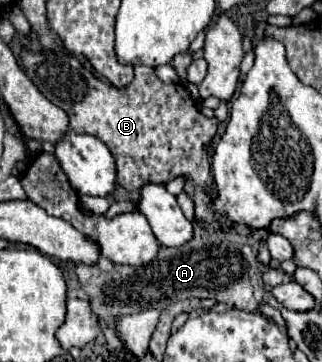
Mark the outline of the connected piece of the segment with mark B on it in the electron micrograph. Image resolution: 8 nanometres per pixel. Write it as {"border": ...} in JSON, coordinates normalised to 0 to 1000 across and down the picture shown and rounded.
{"border":[[[78,141],[71,185],[109,240],[214,318],[220,362],[289,373],[339,406],[357,434],[363,506],[376,517],[425,528],[450,506],[512,511],[550,489],[575,489],[568,533],[606,561],[606,605],[624,616],[668,605],[649,395],[680,362],[680,334],[637,323],[606,296],[575,235],[506,229],[469,185],[425,180],[394,246],[370,246],[295,213],[233,157],[171,141]]]}

